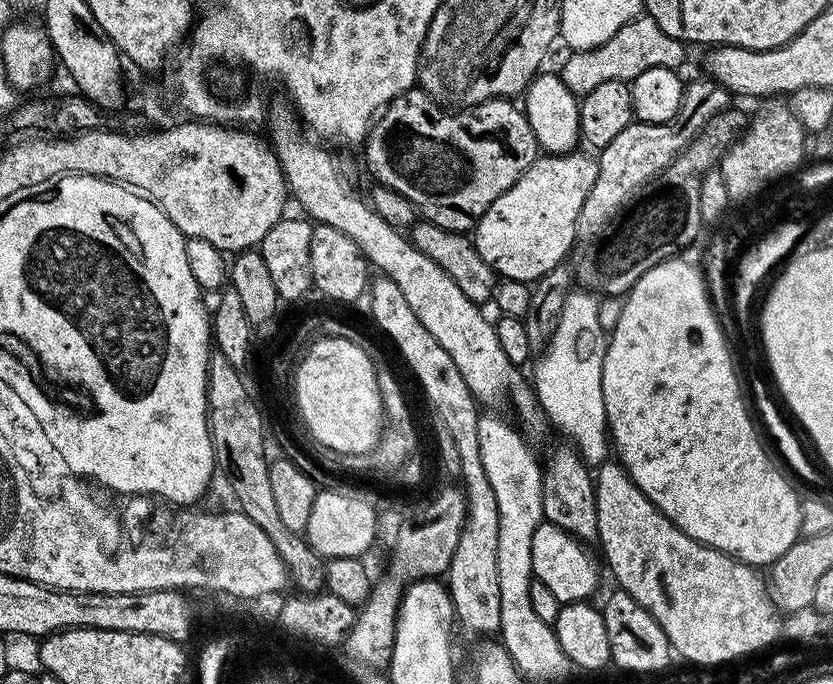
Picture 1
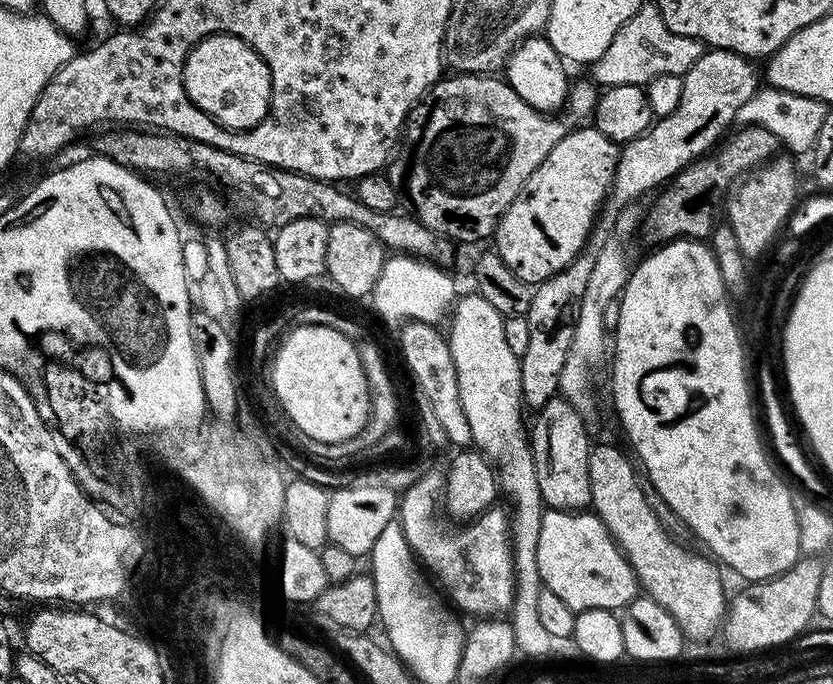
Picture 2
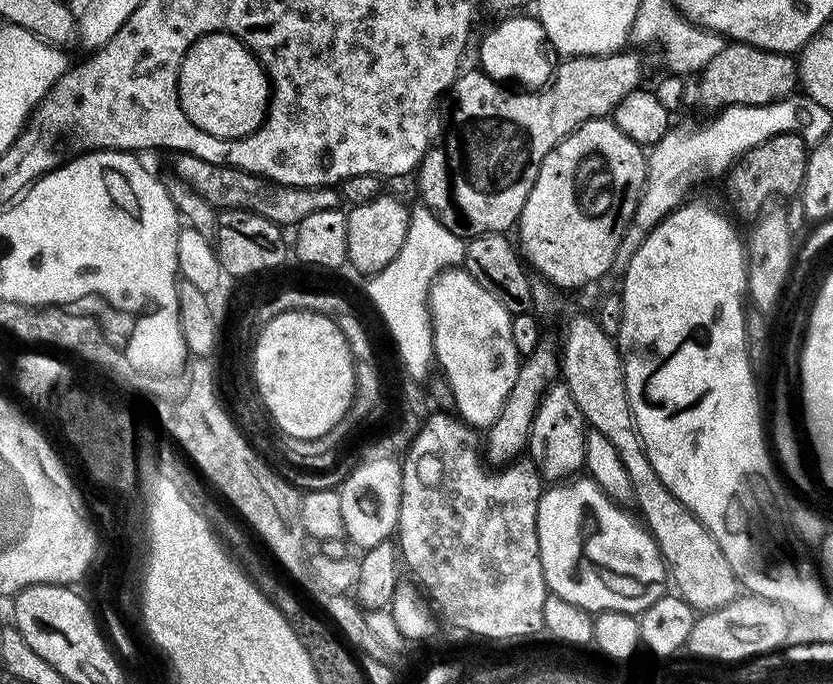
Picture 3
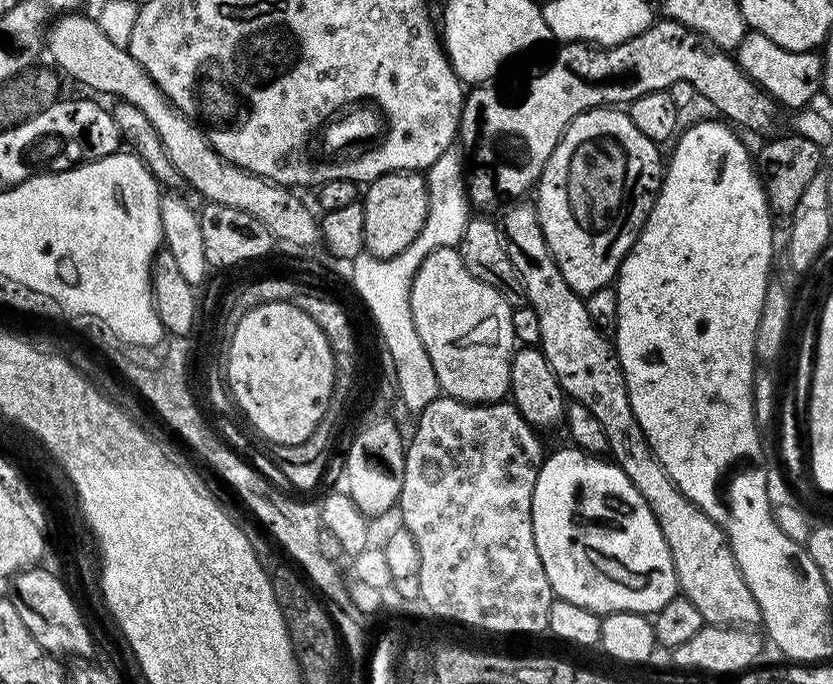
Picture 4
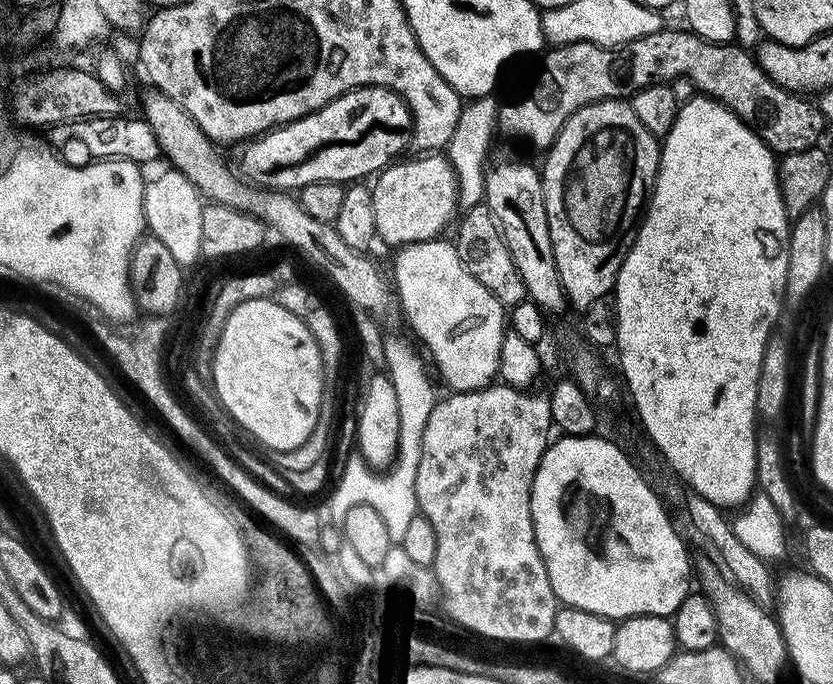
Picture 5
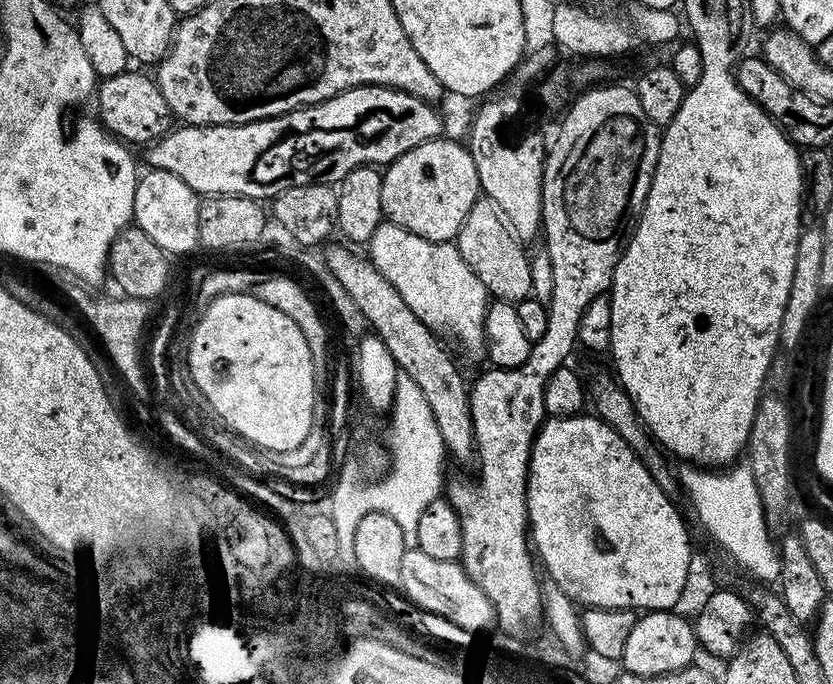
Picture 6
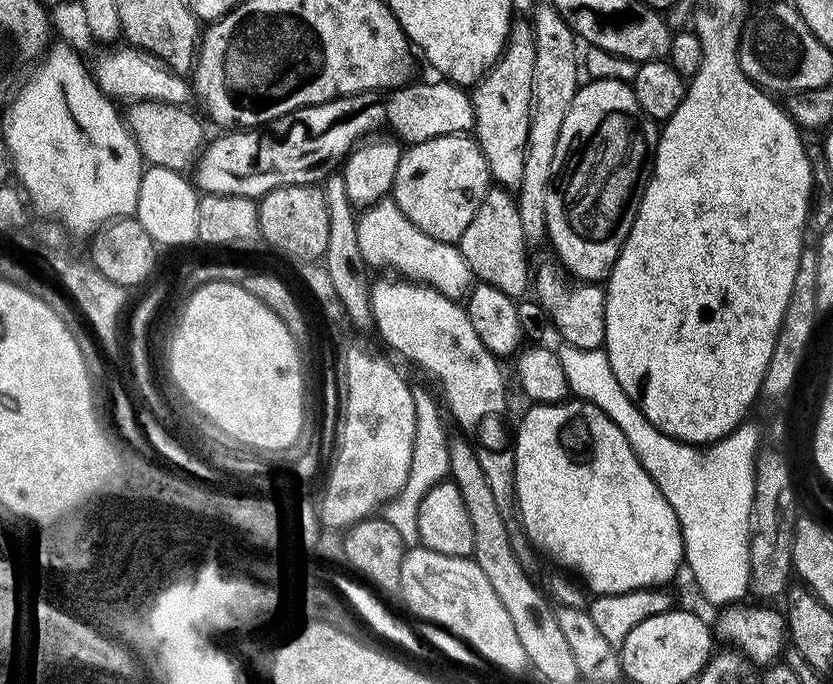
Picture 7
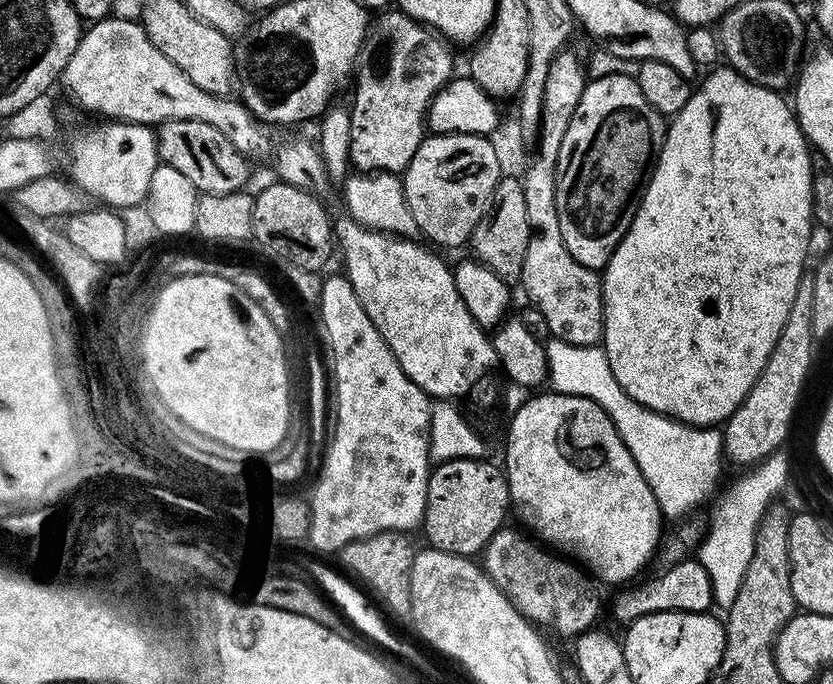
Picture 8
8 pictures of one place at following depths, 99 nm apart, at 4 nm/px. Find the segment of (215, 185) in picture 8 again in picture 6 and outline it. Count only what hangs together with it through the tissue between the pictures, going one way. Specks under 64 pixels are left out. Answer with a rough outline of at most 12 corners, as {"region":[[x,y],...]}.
{"region":[[151,75],[99,81],[99,123],[129,145],[148,146],[174,124]]}

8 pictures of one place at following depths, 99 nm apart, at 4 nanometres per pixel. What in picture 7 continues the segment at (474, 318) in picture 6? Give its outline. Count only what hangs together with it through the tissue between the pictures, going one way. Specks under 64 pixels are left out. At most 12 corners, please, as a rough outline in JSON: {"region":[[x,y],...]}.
{"region":[[391,198],[356,217],[367,265],[459,301],[474,277],[455,244],[422,234]]}

